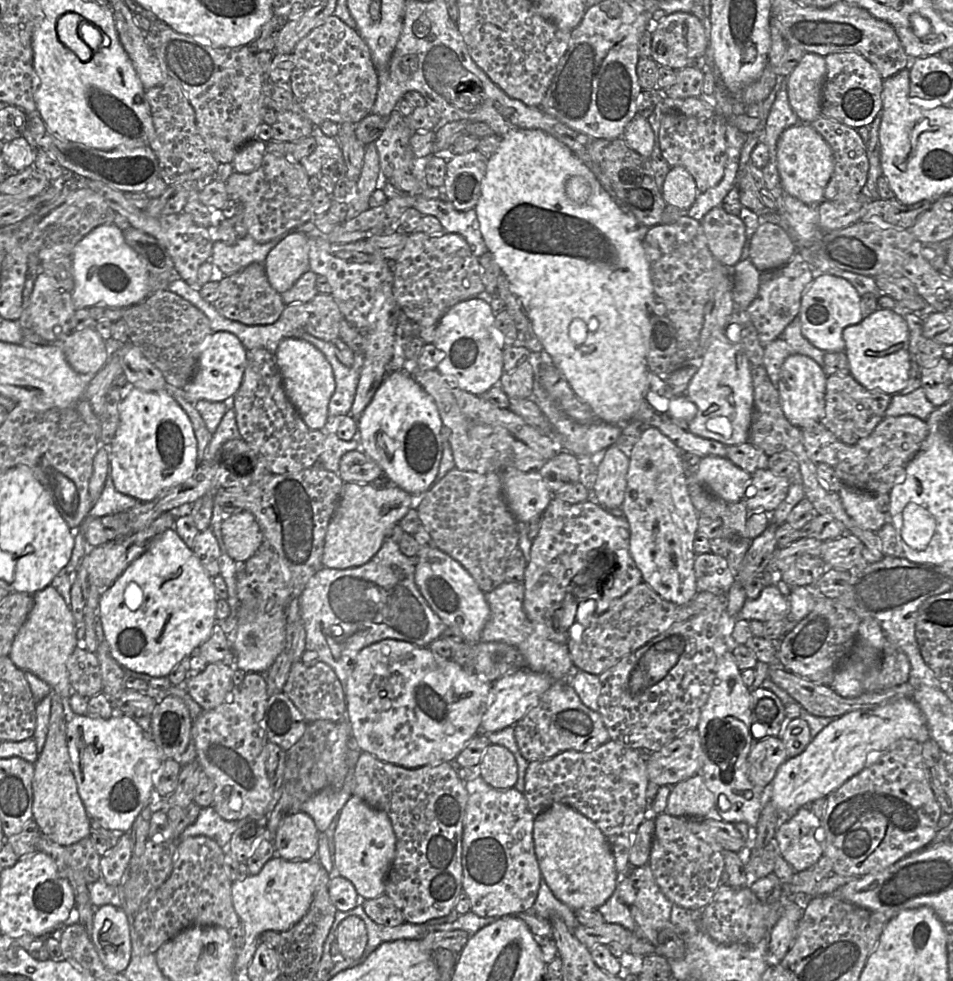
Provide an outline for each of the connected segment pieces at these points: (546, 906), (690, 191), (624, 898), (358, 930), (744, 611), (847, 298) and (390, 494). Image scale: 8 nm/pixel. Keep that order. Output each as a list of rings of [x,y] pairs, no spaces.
[[[543,878],[540,881],[532,912],[546,920],[549,920],[550,917],[560,917],[569,931],[573,931],[581,925],[575,917],[574,911],[555,897]]]
[[[682,166],[670,168],[662,189],[667,204],[686,212],[695,202],[698,193],[696,182],[686,168]]]
[[[618,876],[617,885],[611,897],[597,910],[609,924],[620,925],[633,932],[638,929],[632,917],[630,907],[636,898],[637,890],[627,876]]]
[[[358,916],[345,918],[338,926],[335,941],[342,957],[353,960],[360,959],[368,942],[364,921]]]
[[[776,586],[764,587],[755,600],[747,599],[738,614],[738,619],[748,622],[758,620],[761,622],[780,621],[787,619],[790,613],[788,599],[781,594]]]
[[[816,273],[801,299],[798,314],[802,334],[817,348],[825,352],[845,351],[842,333],[849,325],[864,319],[861,296],[846,279],[828,273]]]
[[[344,483],[325,535],[323,566],[347,569],[367,563],[385,542],[387,533],[410,510],[415,497],[399,487],[377,489],[369,483]]]

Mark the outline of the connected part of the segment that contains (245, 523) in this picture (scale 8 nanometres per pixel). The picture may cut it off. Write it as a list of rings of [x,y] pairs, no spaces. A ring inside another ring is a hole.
[[[247,510],[226,517],[221,531],[227,553],[238,562],[252,557],[264,541],[254,515]]]

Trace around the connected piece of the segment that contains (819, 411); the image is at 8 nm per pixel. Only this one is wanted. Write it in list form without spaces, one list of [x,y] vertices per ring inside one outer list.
[[[793,354],[786,358],[781,368],[777,389],[783,412],[791,424],[803,428],[821,422],[825,416],[827,377],[824,369],[811,357]]]

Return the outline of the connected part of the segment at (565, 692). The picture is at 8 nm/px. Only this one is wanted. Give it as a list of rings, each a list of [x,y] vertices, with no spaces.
[[[566,681],[550,686],[537,706],[514,725],[514,737],[528,762],[545,761],[568,750],[591,752],[610,740],[601,715],[586,707]]]

